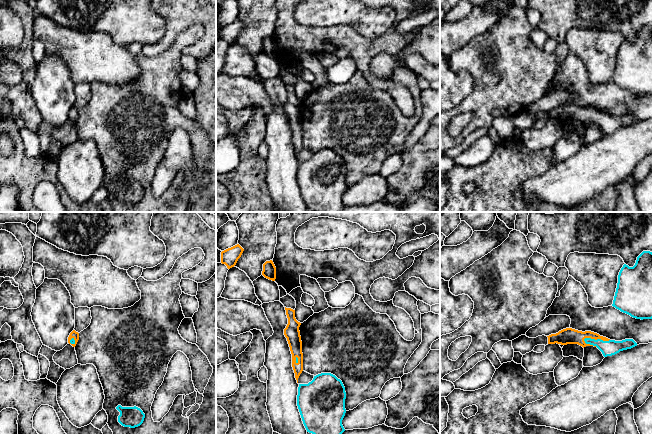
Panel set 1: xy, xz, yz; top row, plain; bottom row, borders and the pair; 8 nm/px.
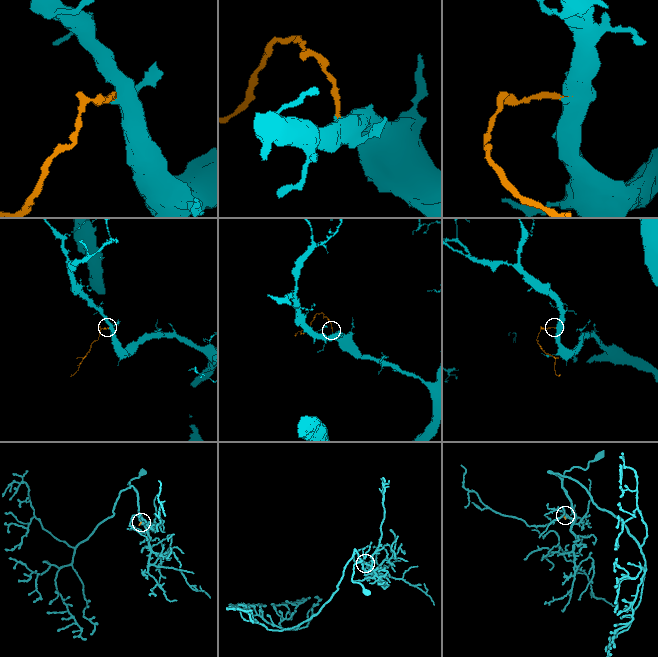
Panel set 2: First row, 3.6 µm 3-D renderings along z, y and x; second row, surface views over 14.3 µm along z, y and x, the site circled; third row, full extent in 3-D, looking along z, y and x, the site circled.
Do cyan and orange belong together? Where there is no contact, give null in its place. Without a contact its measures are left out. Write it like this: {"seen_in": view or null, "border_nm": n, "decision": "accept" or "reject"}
{"seen_in": "yz", "border_nm": 220, "decision": "accept"}

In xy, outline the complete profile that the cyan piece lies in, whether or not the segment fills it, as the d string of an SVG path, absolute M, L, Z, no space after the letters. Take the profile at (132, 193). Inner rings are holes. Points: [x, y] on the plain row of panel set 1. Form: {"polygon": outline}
{"polygon": "M118 181L116 185L120 188L118 198L124 203L135 204L140 202L144 197L145 190L136 182L122 183Z"}

